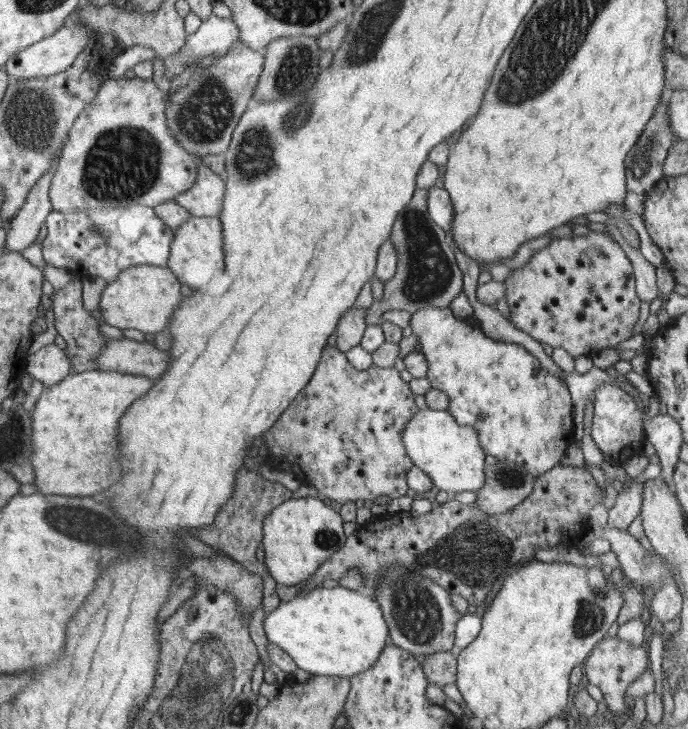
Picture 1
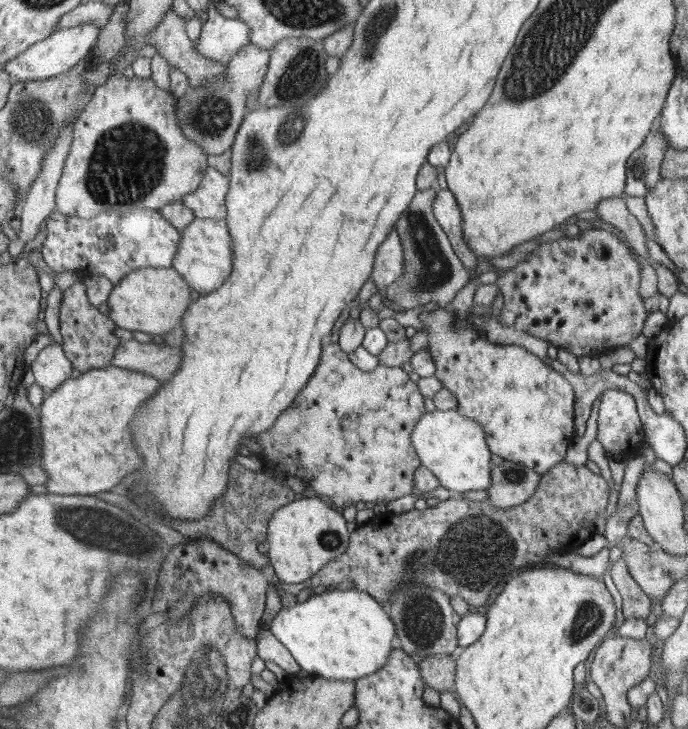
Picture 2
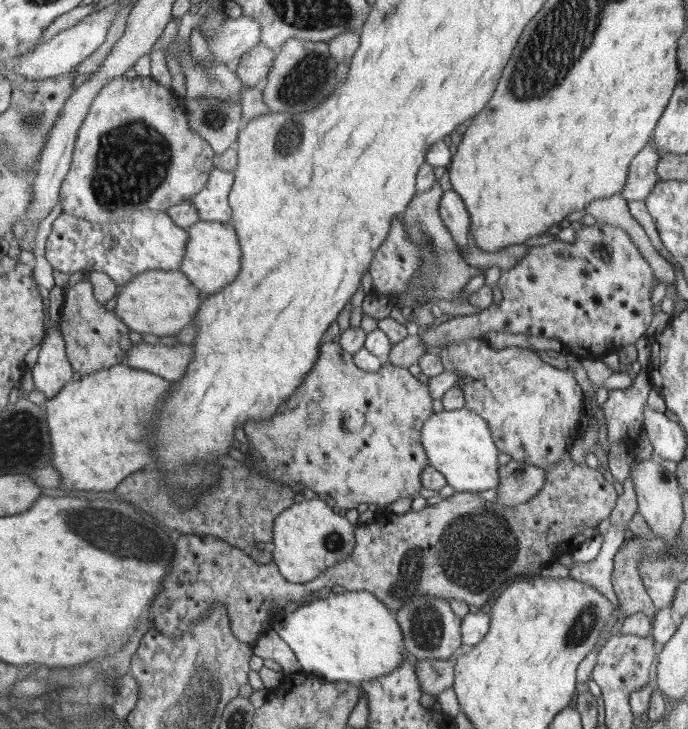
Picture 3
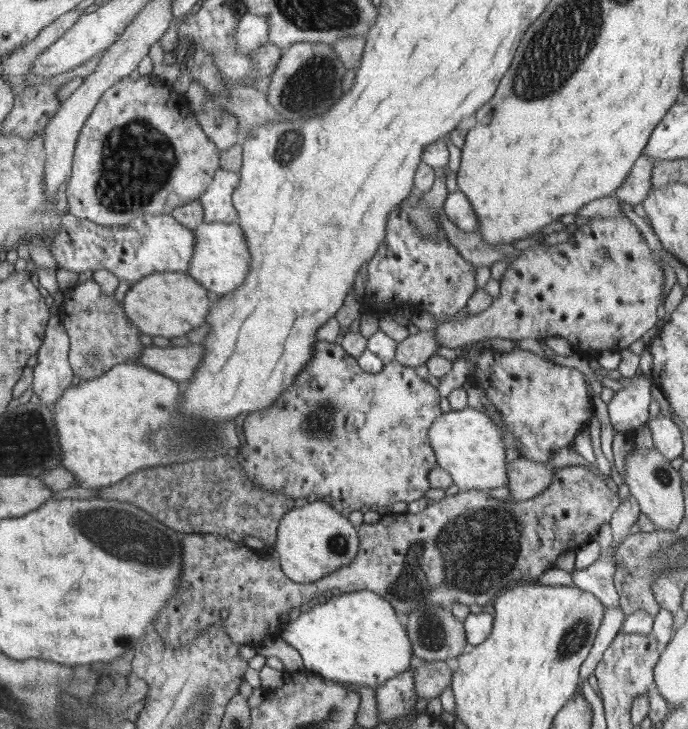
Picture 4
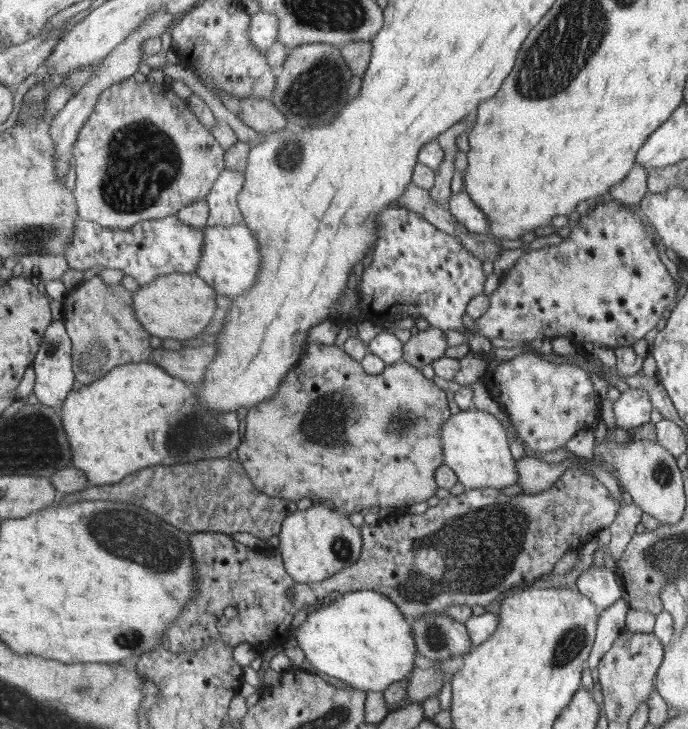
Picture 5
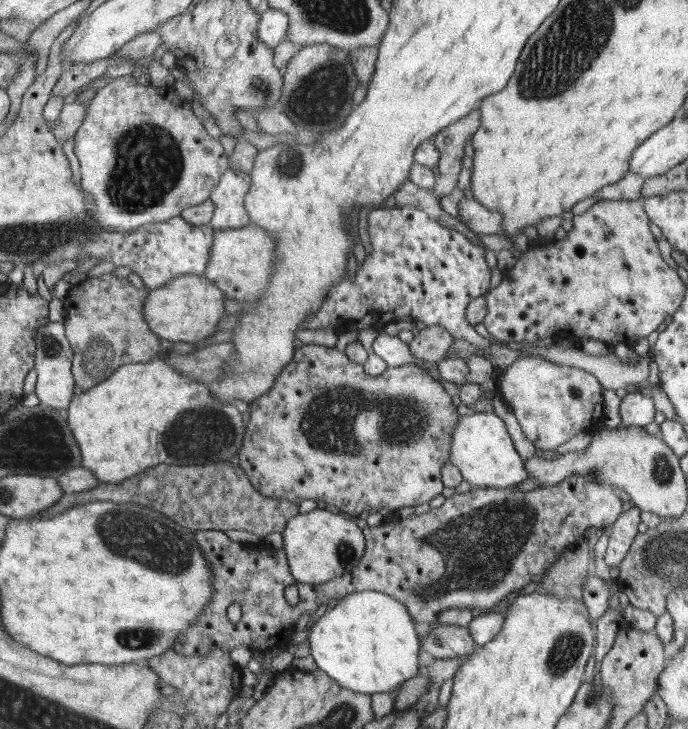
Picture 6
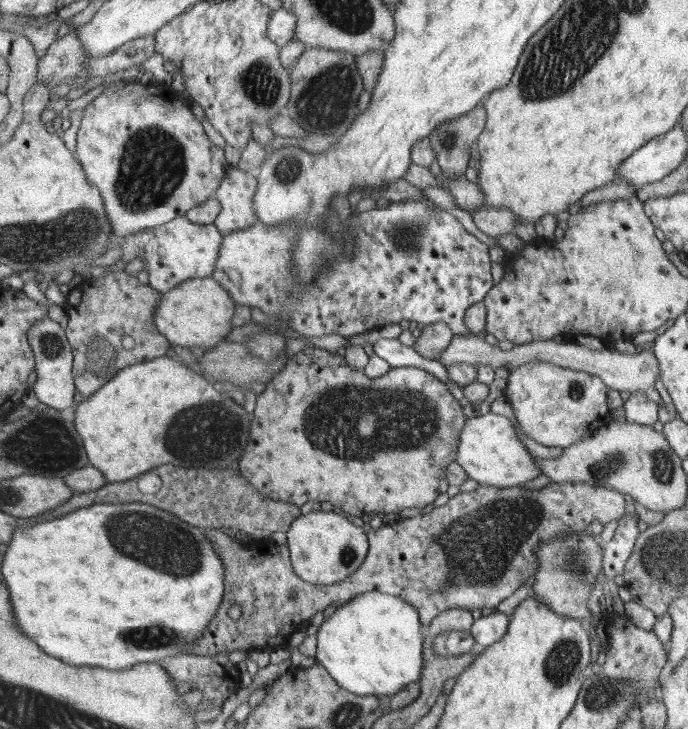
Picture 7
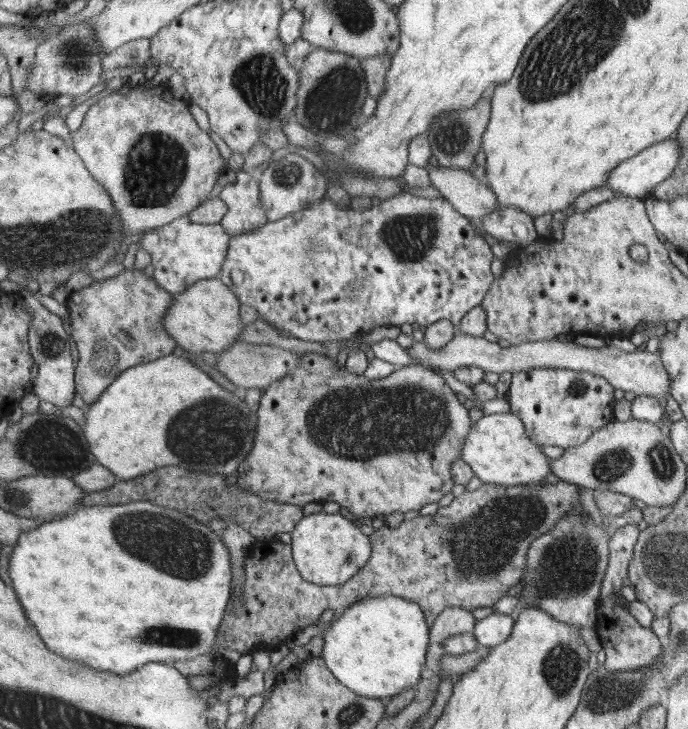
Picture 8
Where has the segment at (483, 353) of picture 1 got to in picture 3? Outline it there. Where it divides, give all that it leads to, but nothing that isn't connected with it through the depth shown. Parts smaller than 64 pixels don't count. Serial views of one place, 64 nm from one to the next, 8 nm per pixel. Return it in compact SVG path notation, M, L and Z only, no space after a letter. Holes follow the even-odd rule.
M466 339L464 341L448 341L440 345L439 358L444 372L452 372L459 380L457 387L464 396L465 407L470 412L479 413L490 425L491 436L494 437L500 452L508 454L511 460L524 461L548 471L574 445L578 434L578 420L584 417L582 408L582 390L574 380L572 370L559 370L543 362L532 350L522 347L497 349L485 339Z

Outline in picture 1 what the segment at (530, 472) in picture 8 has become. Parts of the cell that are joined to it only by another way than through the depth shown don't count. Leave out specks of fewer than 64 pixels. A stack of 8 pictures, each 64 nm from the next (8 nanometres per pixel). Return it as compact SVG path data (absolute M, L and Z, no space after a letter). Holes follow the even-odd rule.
M420 409L414 419L407 424L403 432L404 445L407 446L408 456L415 461L415 466L422 468L434 486L449 495L464 492L465 490L477 491L484 486L484 448L478 448L479 436L471 427L458 424L454 416L448 411Z

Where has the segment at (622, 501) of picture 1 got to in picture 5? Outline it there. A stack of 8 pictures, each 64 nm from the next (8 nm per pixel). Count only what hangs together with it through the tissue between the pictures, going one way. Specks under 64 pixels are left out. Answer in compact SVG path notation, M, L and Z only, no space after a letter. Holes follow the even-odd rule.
M591 567L576 579L576 588L601 612L621 598L615 573L606 567Z

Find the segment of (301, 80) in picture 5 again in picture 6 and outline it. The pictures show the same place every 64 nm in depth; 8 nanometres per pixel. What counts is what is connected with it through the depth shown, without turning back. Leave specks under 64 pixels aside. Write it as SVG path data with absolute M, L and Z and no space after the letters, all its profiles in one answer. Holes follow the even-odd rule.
M326 43L300 47L296 58L285 66L283 76L283 98L278 107L299 130L325 133L346 123L354 106L352 96L359 80L344 51Z

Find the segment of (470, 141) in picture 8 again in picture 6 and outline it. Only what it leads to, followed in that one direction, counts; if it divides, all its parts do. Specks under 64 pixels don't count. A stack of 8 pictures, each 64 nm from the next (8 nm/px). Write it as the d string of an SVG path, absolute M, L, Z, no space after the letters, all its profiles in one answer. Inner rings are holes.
M480 108L470 112L468 116L457 120L456 124L444 128L438 135L431 136L432 141L440 151L440 176L436 180L431 193L437 199L448 196L458 184L458 177L462 170L462 157L465 155L465 144L472 140L476 131L483 124L483 113Z

